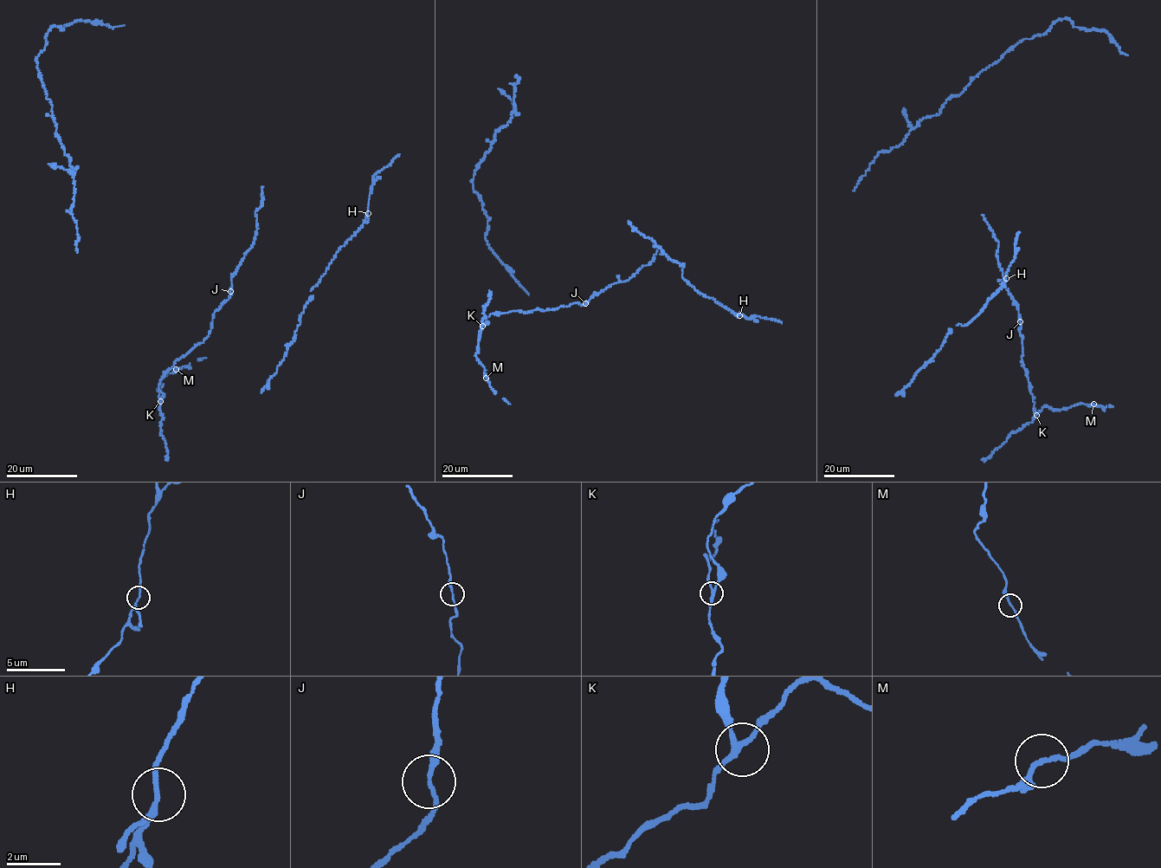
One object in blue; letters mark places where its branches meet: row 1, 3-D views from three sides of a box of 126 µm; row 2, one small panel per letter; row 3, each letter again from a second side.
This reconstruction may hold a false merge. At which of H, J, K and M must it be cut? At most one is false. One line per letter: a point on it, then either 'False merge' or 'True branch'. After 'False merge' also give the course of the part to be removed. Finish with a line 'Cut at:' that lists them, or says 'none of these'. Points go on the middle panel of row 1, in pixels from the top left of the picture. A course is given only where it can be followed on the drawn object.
H: Place: (739, 315). True branch
J: Place: (585, 303). True branch
K: Place: (482, 326). True branch
M: Place: (486, 378). True branch
Cut at: none of these

